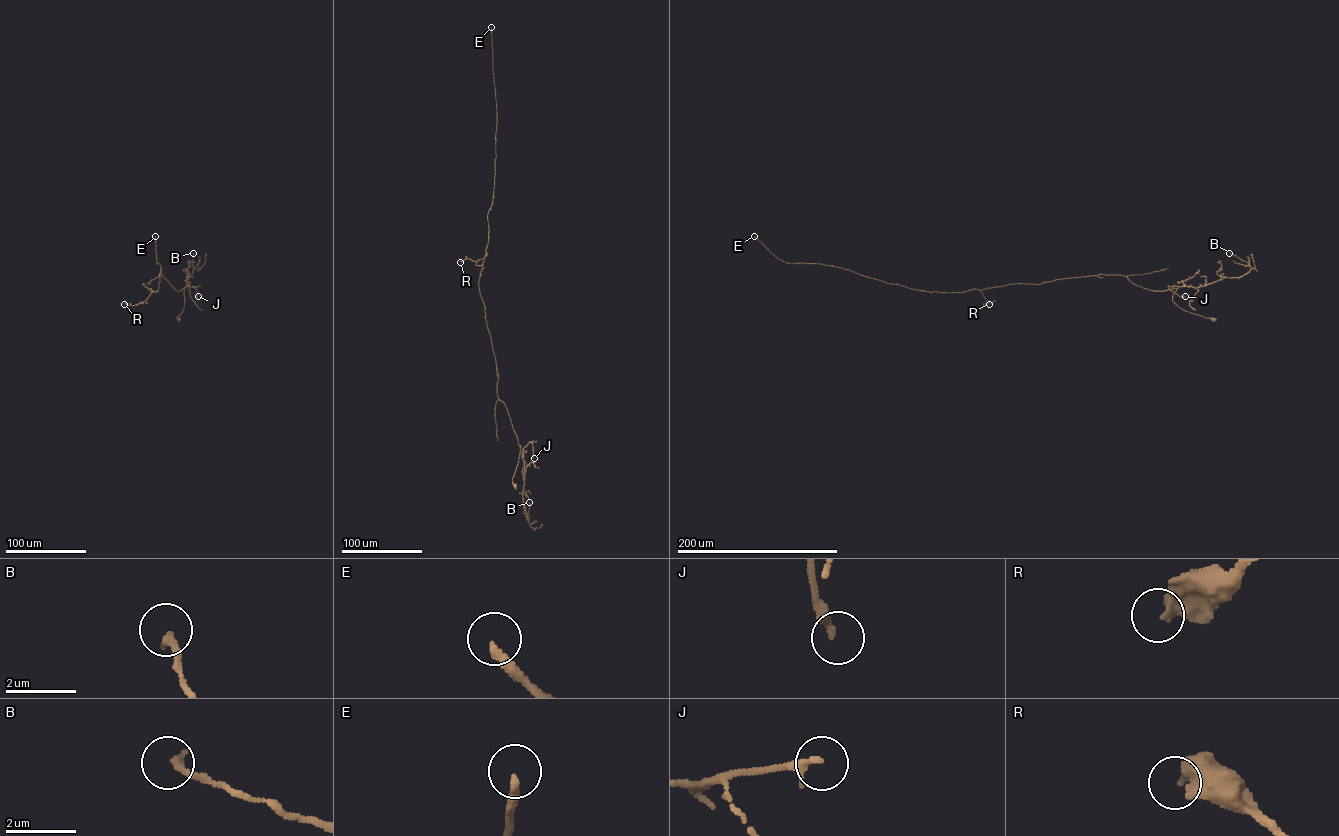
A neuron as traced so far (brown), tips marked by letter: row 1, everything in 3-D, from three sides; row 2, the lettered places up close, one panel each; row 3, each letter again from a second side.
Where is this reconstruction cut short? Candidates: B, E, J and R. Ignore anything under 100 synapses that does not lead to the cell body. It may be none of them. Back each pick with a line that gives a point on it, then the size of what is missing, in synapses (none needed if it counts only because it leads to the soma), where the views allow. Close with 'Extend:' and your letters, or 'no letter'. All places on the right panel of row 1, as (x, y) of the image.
E: at (754, 236); about 100 synapses
Extend: E

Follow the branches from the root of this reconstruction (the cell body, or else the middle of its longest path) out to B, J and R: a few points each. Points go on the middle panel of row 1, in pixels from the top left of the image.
B: (515, 485), (512, 478), (520, 445), (524, 466), (523, 503), (530, 524), (529, 502)
J: (515, 485), (512, 478), (520, 446), (523, 456), (523, 448), (531, 442), (534, 458)
R: (515, 485), (520, 445), (520, 450), (498, 396), (498, 373), (478, 286), (487, 253), (477, 261), (460, 262)

